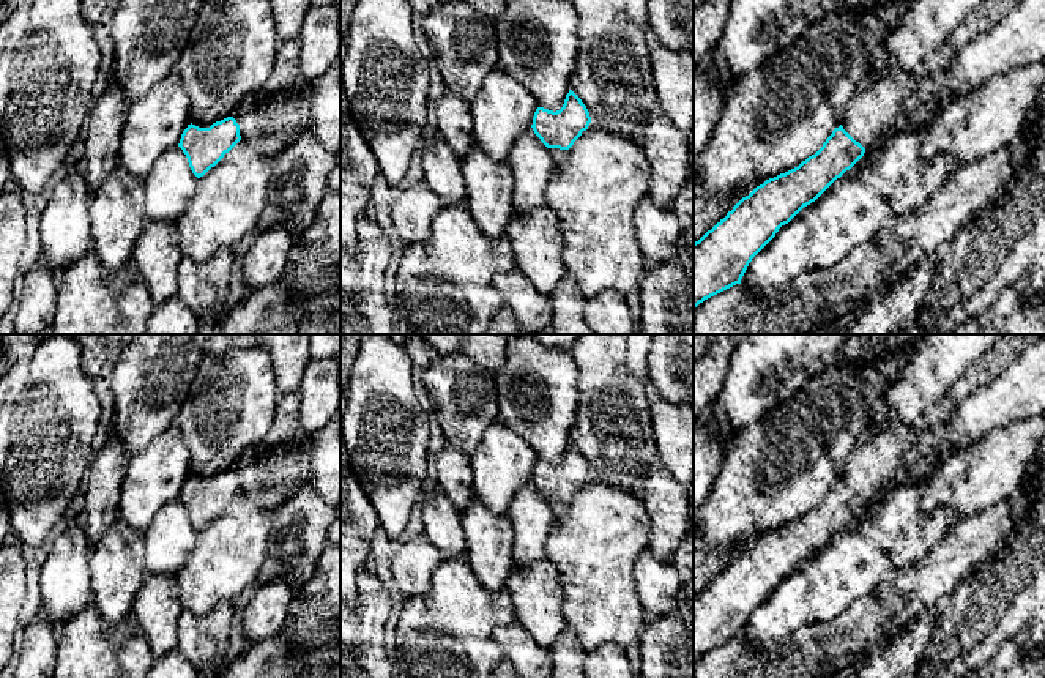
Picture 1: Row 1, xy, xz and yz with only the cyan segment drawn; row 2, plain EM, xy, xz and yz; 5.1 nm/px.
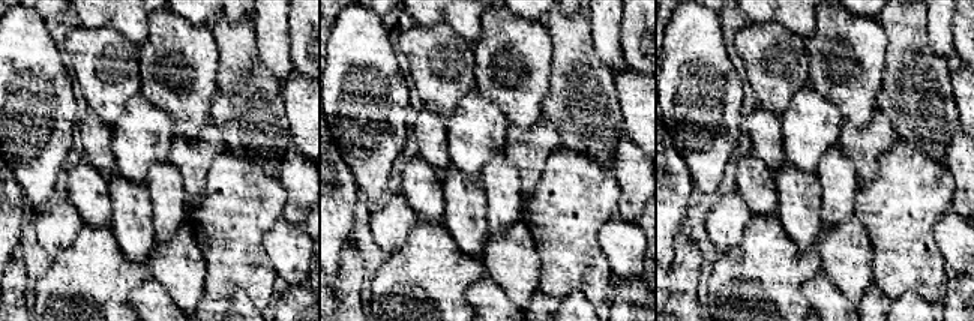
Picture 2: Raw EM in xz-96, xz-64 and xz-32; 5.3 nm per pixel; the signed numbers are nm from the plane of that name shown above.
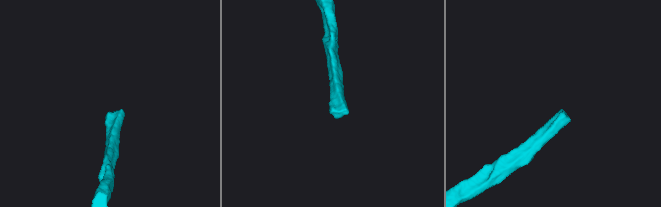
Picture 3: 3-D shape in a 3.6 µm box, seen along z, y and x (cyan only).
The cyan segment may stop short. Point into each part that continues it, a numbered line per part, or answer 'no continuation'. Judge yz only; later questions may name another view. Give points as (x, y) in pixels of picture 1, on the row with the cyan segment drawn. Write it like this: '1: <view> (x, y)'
1: yz (877, 109)

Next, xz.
1: xz (560, 156)

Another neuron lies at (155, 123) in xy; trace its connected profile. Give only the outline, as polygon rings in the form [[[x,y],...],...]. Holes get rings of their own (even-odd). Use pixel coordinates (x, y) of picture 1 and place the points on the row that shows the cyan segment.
[[[173,71],[129,106],[120,136],[118,166],[145,181],[158,159],[178,147],[189,125],[191,99]]]

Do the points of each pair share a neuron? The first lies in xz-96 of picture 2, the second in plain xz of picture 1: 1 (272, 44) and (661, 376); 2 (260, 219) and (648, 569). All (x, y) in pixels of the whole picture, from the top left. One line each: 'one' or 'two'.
1: two
2: two

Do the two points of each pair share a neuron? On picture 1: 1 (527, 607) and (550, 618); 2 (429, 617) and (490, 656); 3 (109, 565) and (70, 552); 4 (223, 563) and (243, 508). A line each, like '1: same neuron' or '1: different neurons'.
1: same neuron
2: same neuron
3: different neurons
4: same neuron

